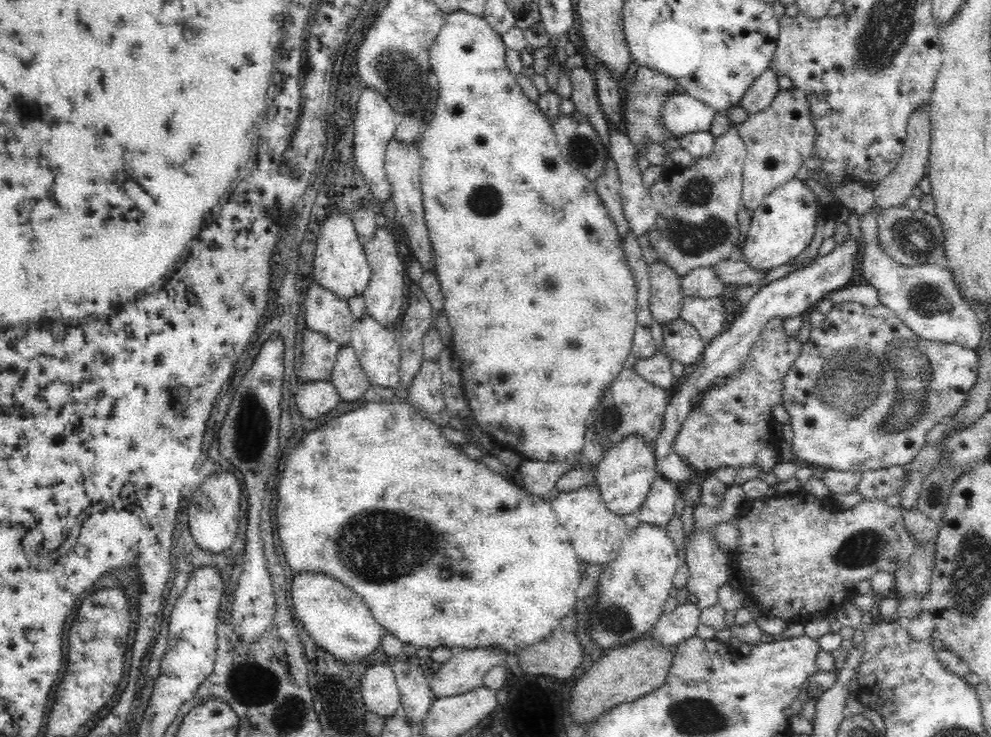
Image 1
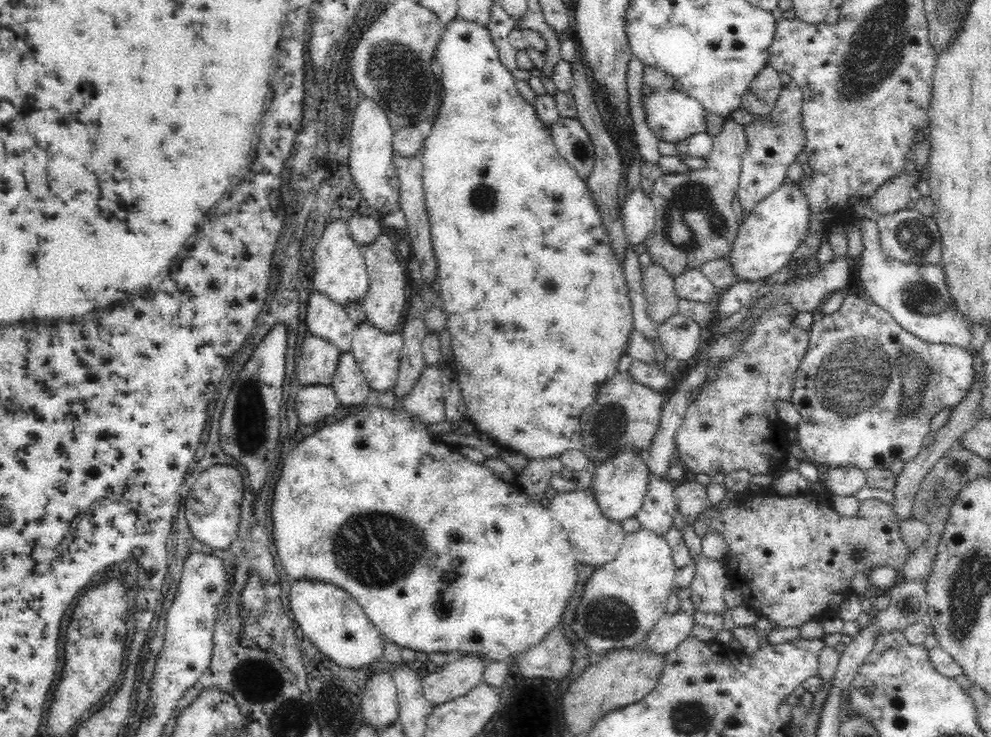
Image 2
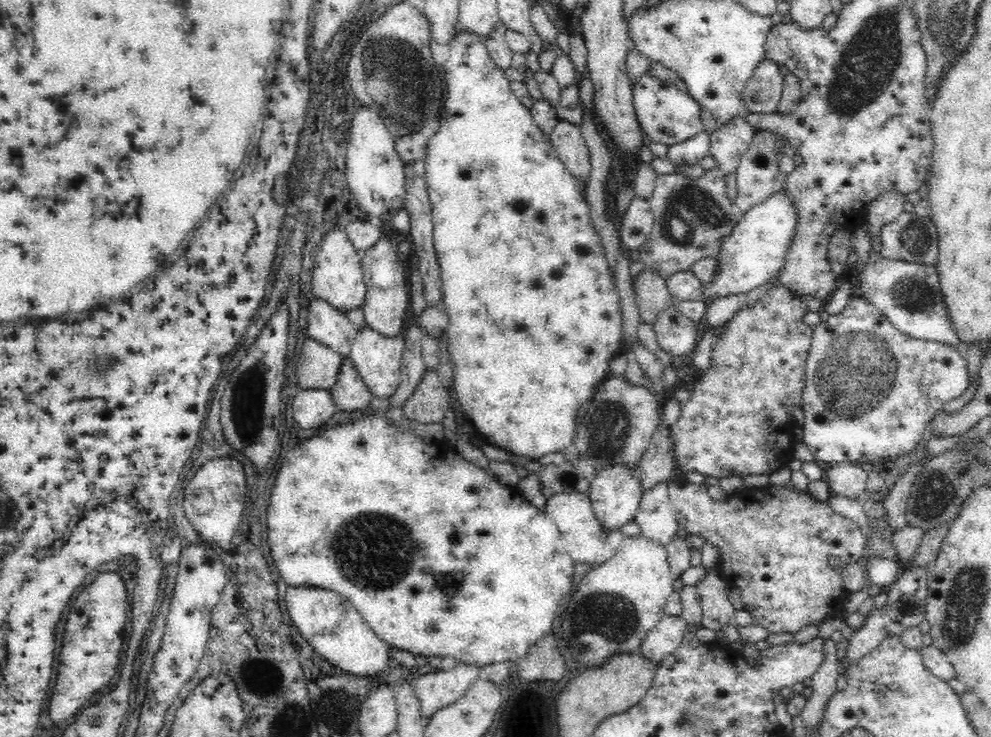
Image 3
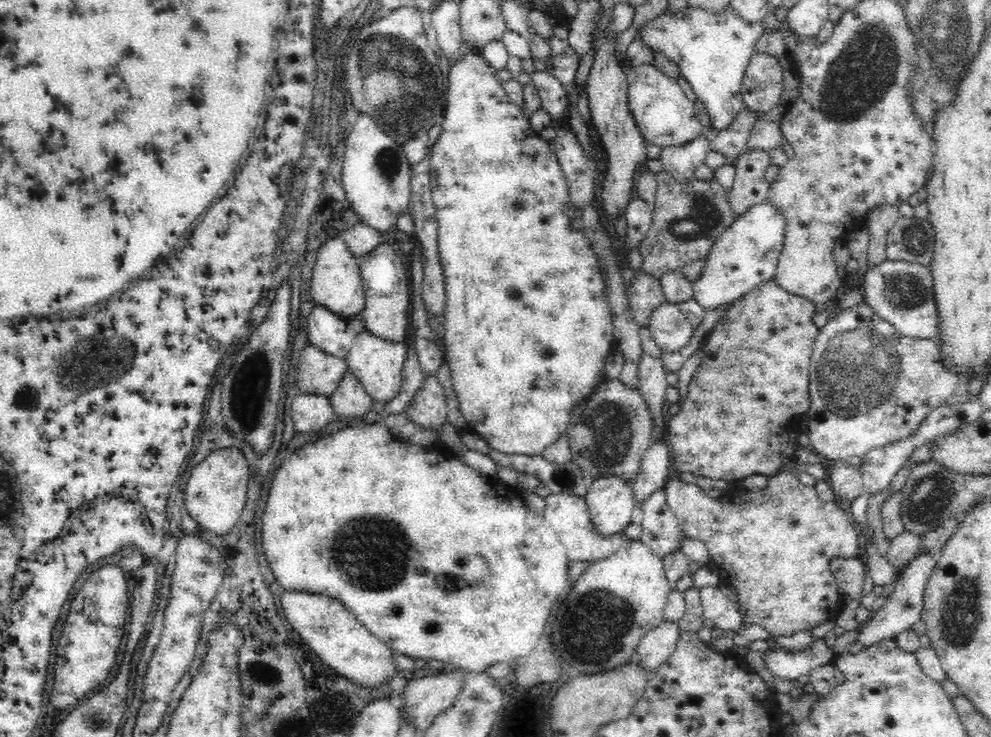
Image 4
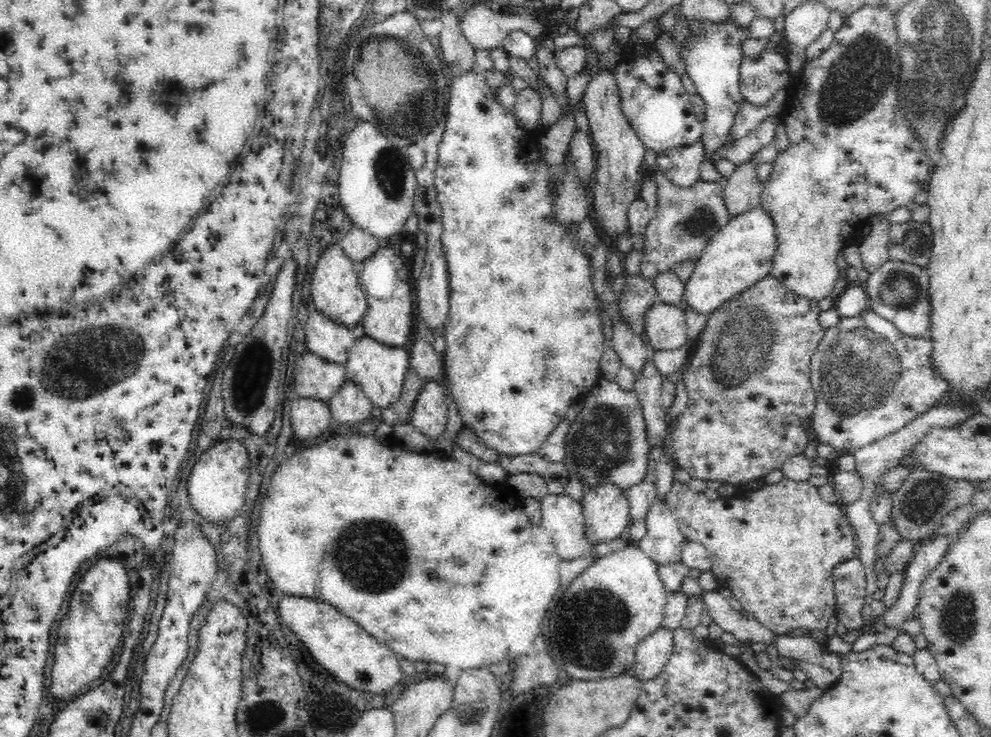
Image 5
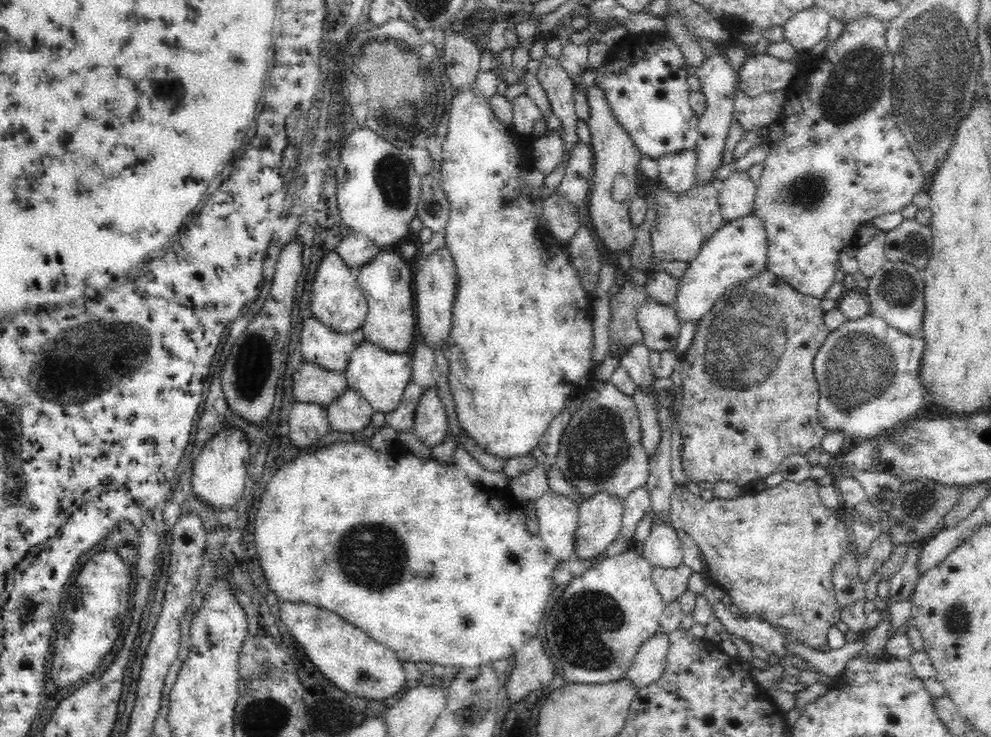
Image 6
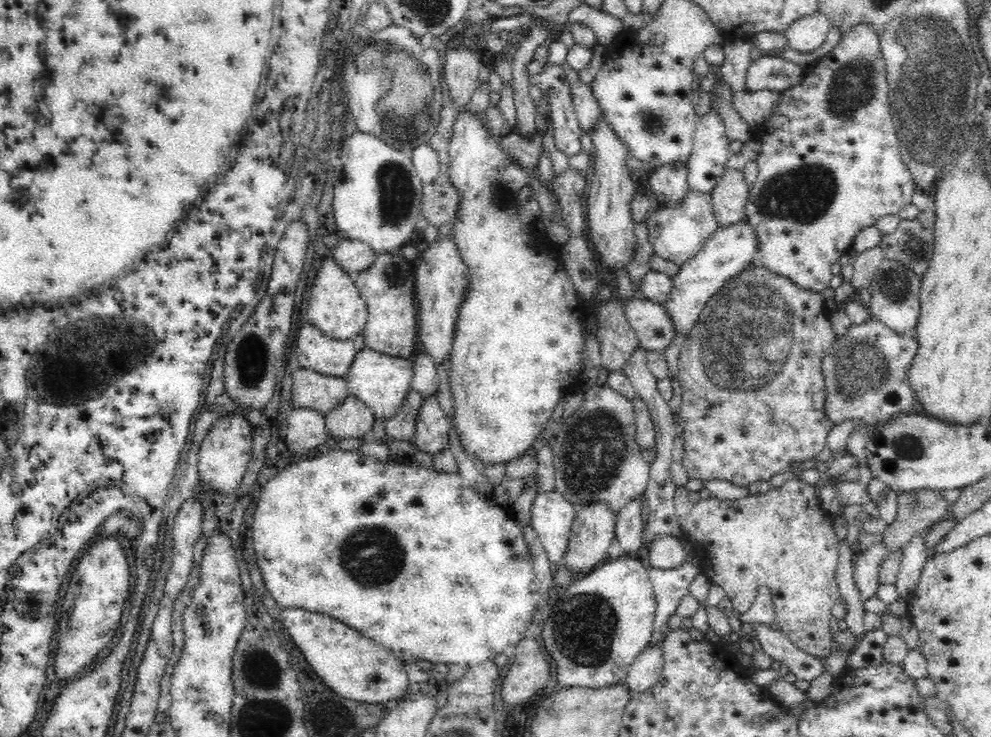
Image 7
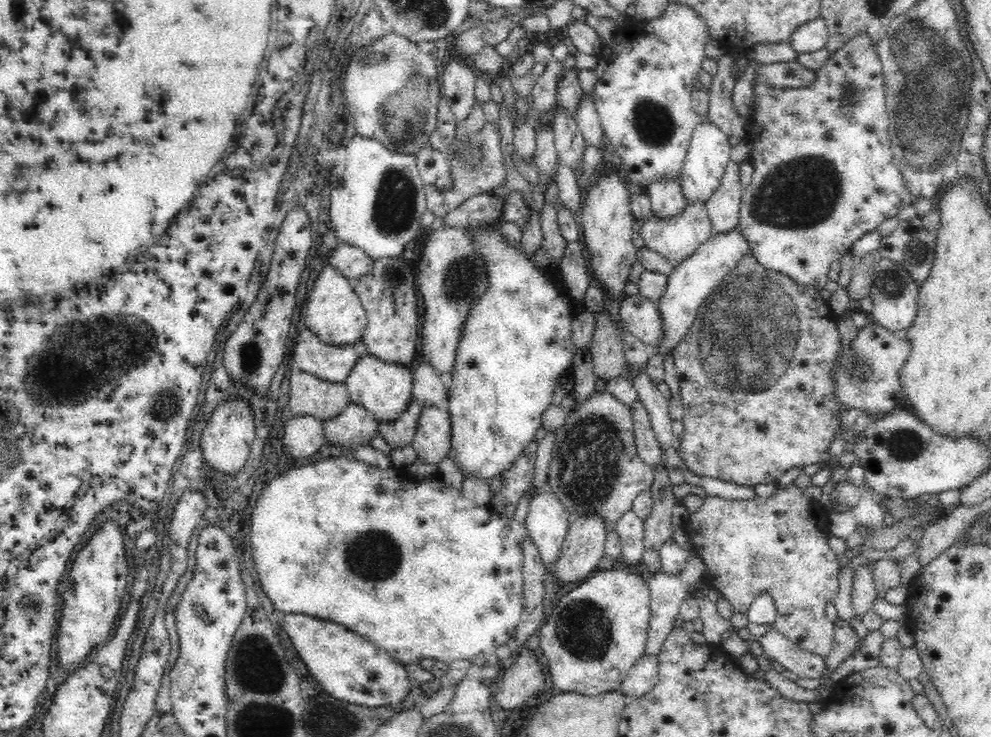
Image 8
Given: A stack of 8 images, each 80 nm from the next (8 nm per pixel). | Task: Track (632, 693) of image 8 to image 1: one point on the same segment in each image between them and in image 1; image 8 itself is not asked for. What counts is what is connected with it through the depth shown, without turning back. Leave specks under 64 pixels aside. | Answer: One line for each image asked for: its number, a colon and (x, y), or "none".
1: (672, 628)
2: (671, 629)
3: (665, 637)
4: (657, 644)
5: (652, 653)
6: (649, 662)
7: (645, 671)

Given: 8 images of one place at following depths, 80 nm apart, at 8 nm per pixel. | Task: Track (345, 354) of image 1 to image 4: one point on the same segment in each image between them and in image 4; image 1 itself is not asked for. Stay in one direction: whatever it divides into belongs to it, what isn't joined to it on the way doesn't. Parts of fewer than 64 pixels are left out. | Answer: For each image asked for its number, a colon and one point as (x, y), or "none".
2: (350, 385)
3: (350, 393)
4: (350, 399)

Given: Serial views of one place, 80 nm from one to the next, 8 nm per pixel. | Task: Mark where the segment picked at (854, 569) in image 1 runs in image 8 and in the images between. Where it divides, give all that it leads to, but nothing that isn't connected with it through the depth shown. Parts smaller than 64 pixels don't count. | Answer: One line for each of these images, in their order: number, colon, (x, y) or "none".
2: (793, 558)
3: (775, 544)
4: (773, 545)
5: (775, 549)
6: (773, 551)
7: (782, 539)
8: (777, 543)

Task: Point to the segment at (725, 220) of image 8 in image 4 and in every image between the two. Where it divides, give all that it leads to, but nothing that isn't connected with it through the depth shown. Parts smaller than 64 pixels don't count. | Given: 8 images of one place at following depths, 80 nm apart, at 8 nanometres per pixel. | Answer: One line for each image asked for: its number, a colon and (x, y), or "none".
4: (750, 187)
5: (743, 189)
6: (736, 196)
7: (729, 197)

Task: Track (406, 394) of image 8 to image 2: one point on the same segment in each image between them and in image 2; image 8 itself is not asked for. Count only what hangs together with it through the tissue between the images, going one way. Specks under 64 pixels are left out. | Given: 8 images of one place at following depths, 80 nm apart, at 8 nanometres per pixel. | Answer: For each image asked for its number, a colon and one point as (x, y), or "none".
2: (377, 352)
3: (377, 358)
4: (377, 363)
5: (379, 370)
6: (380, 376)
7: (382, 382)

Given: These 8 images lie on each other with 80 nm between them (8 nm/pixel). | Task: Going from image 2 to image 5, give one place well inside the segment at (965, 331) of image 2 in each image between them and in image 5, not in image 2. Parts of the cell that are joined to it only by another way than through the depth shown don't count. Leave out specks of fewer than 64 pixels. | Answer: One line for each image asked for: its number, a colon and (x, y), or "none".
3: (908, 294)
4: (902, 293)
5: (898, 291)

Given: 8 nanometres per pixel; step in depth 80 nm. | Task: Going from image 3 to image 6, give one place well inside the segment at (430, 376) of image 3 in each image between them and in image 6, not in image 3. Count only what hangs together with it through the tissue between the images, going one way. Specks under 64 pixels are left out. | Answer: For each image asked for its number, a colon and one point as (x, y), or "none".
4: (428, 409)
5: (428, 413)
6: (431, 421)

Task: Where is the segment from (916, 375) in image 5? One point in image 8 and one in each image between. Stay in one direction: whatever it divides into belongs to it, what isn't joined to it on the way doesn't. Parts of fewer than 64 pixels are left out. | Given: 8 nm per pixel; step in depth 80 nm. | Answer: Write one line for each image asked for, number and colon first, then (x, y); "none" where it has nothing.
6: (868, 374)
7: (865, 371)
8: (866, 377)

